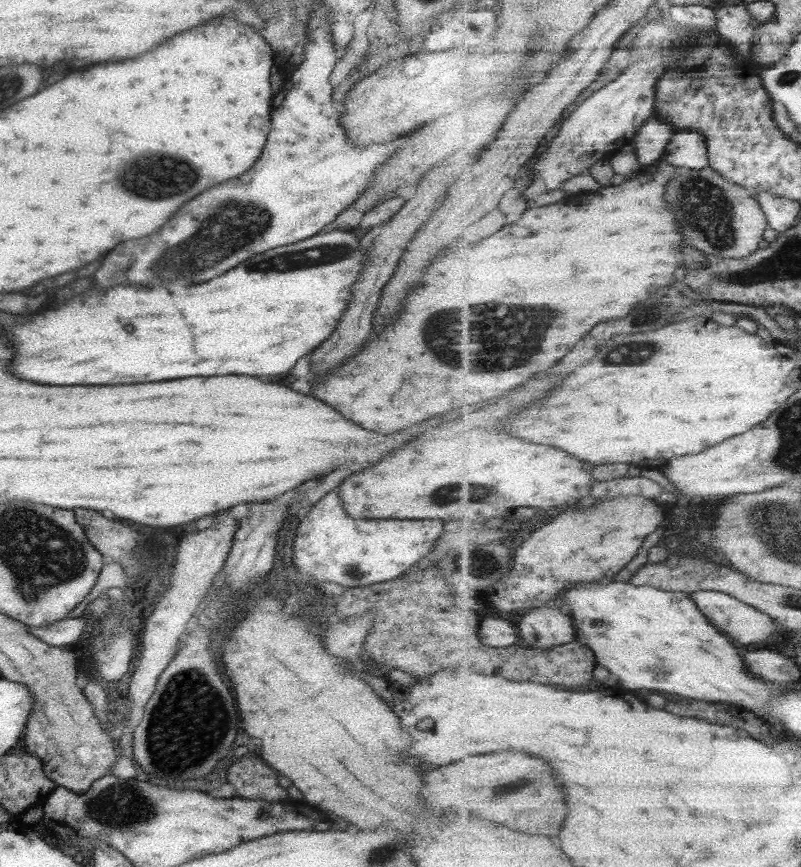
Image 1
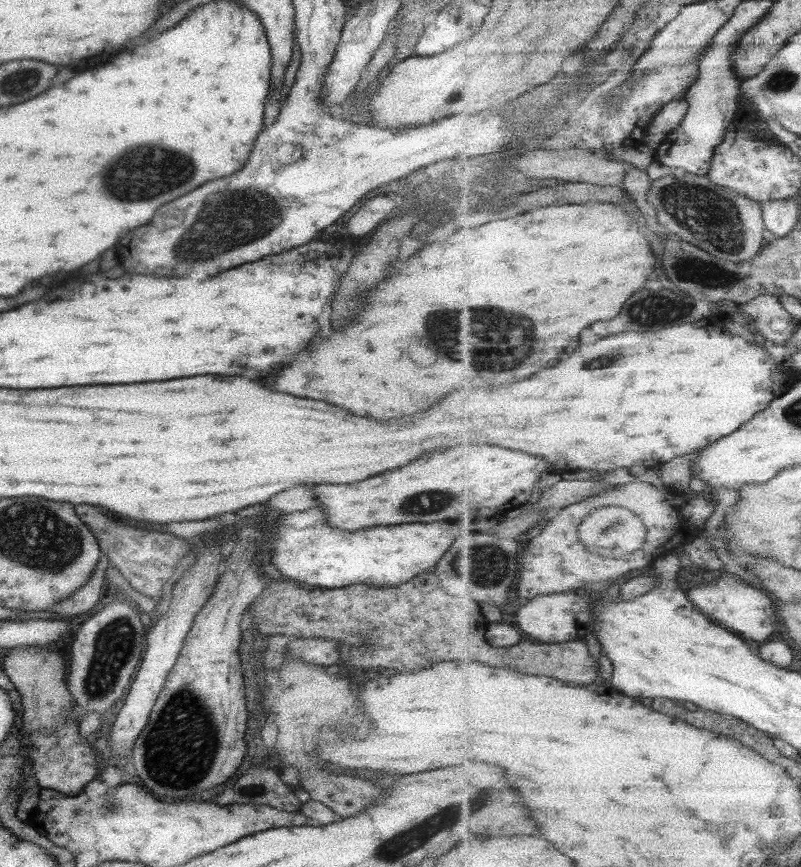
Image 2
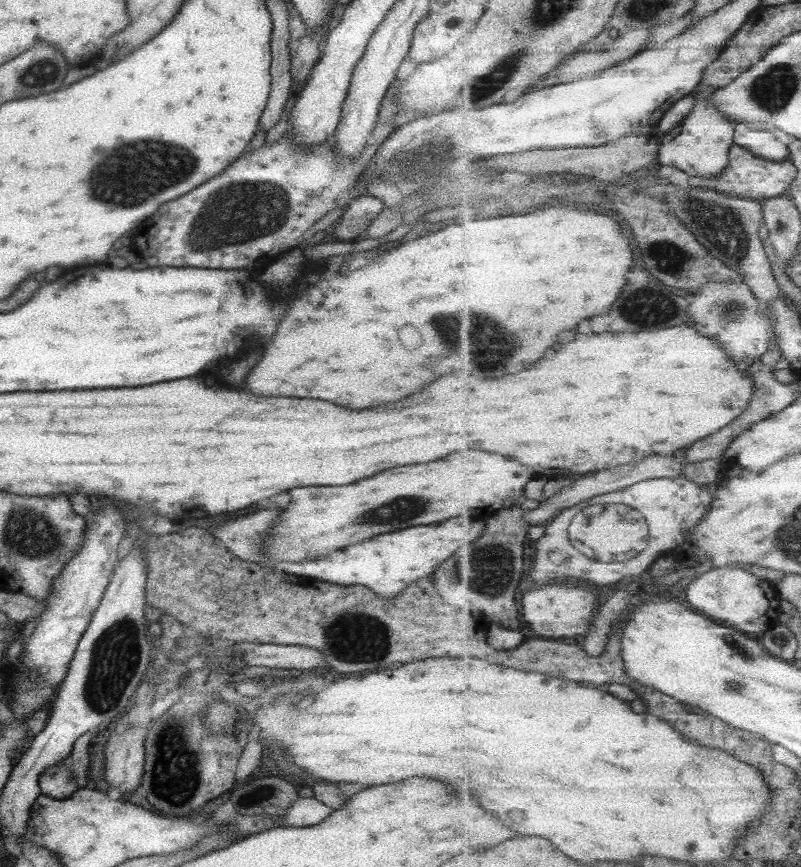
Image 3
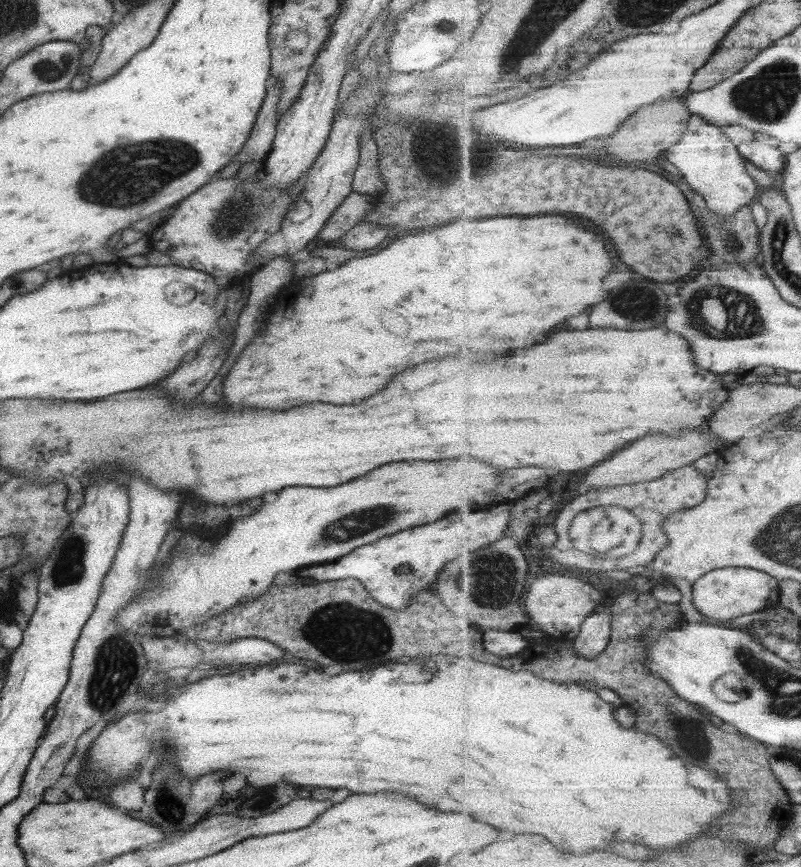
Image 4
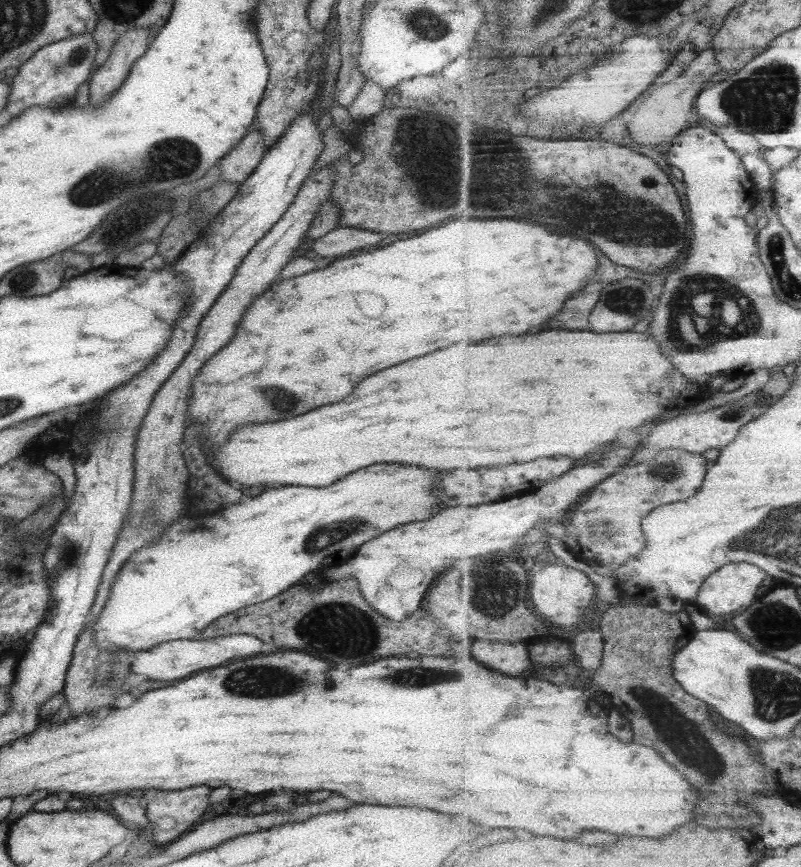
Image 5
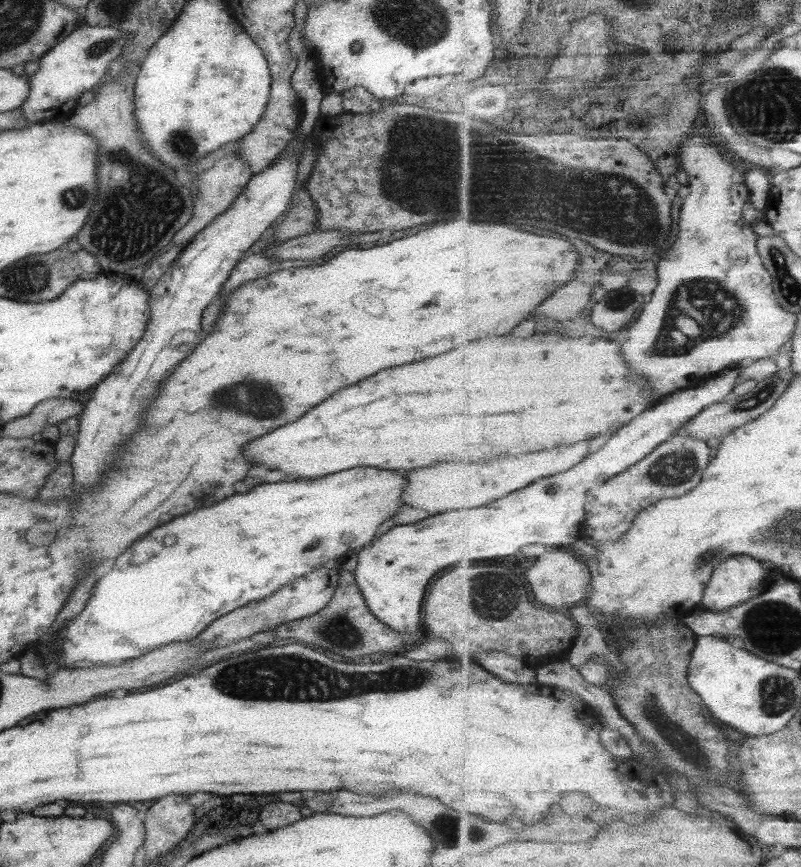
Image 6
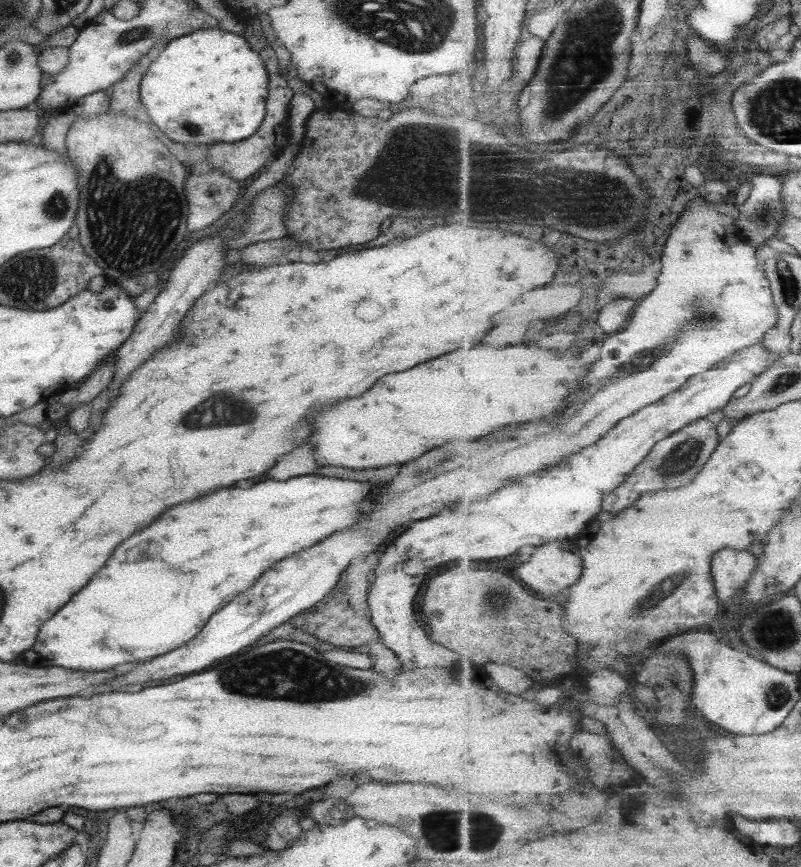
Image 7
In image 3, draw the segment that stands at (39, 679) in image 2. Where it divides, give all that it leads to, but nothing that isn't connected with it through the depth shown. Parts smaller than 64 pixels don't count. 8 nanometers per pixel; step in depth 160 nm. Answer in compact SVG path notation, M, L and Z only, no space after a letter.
M68 758L61 759L56 765L43 770L37 782L40 793L54 799L66 799L78 789L70 773Z

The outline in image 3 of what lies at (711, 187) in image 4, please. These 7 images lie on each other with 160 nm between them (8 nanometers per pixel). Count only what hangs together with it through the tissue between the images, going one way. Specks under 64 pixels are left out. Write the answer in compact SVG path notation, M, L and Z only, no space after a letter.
M699 84L694 90L694 109L683 122L663 136L663 146L659 147L657 158L661 165L676 166L693 177L717 178L729 166L730 148L734 142L734 126L727 115L710 101L718 88Z

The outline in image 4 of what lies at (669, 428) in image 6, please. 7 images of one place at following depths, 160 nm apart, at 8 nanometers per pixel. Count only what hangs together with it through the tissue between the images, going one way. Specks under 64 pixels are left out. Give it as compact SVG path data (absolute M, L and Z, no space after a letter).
M503 502L495 508L482 509L479 512L476 510L449 514L447 518L441 518L433 524L415 526L413 534L411 530L403 530L397 532L397 538L395 534L391 534L387 538L375 540L369 546L359 546L335 562L301 567L291 573L298 577L311 577L319 582L355 579L365 587L367 594L375 602L393 610L401 610L407 606L409 598L417 590L433 585L429 582L435 582L437 570L441 570L445 562L455 556L473 554L477 548L487 546L487 542L501 540L509 528L509 521L512 520L513 507L509 508L507 502Z

